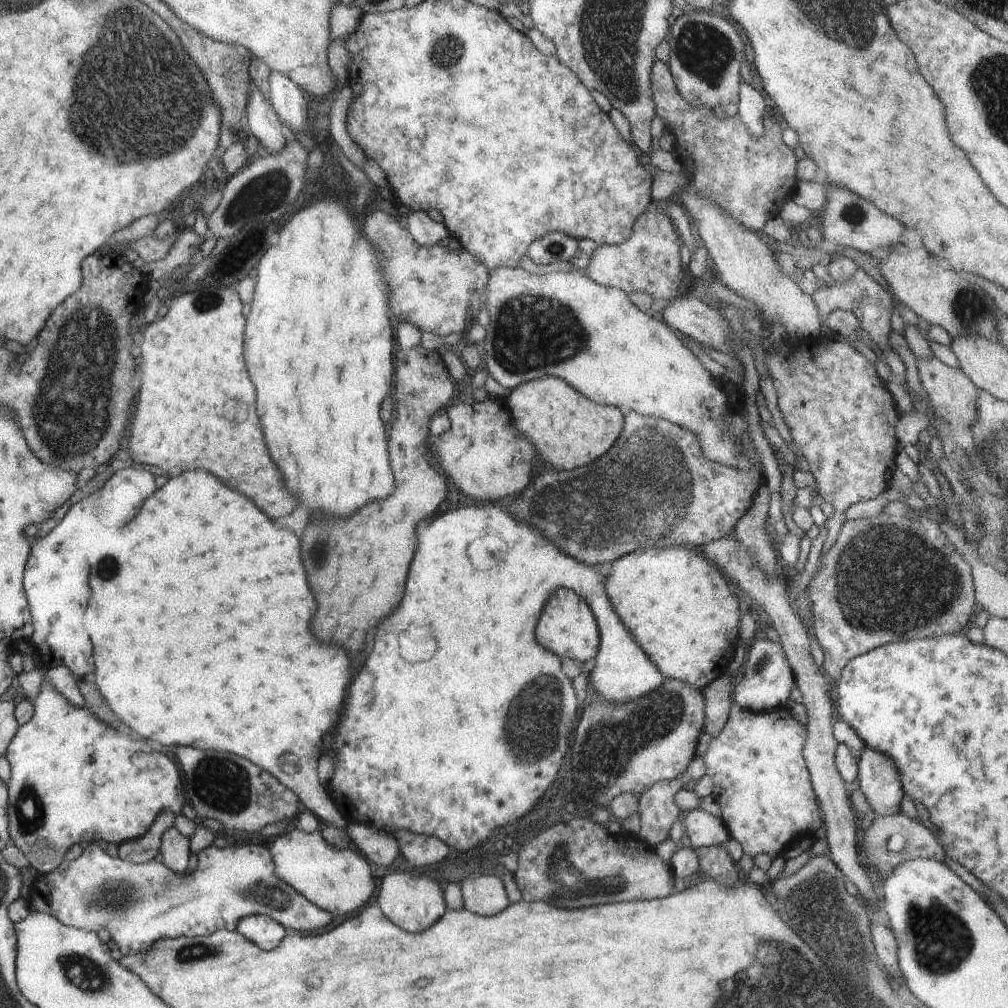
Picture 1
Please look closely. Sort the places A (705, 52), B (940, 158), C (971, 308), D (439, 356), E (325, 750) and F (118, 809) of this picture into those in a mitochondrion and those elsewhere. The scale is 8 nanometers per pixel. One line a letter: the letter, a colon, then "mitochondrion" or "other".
A: mitochondrion
B: other
C: mitochondrion
D: other
E: other
F: other

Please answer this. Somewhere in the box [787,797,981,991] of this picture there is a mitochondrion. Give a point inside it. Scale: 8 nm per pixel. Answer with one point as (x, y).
(935, 927)

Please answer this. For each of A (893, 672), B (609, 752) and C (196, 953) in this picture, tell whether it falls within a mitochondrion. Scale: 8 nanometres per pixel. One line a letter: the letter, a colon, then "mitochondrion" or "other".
A: other
B: mitochondrion
C: mitochondrion

